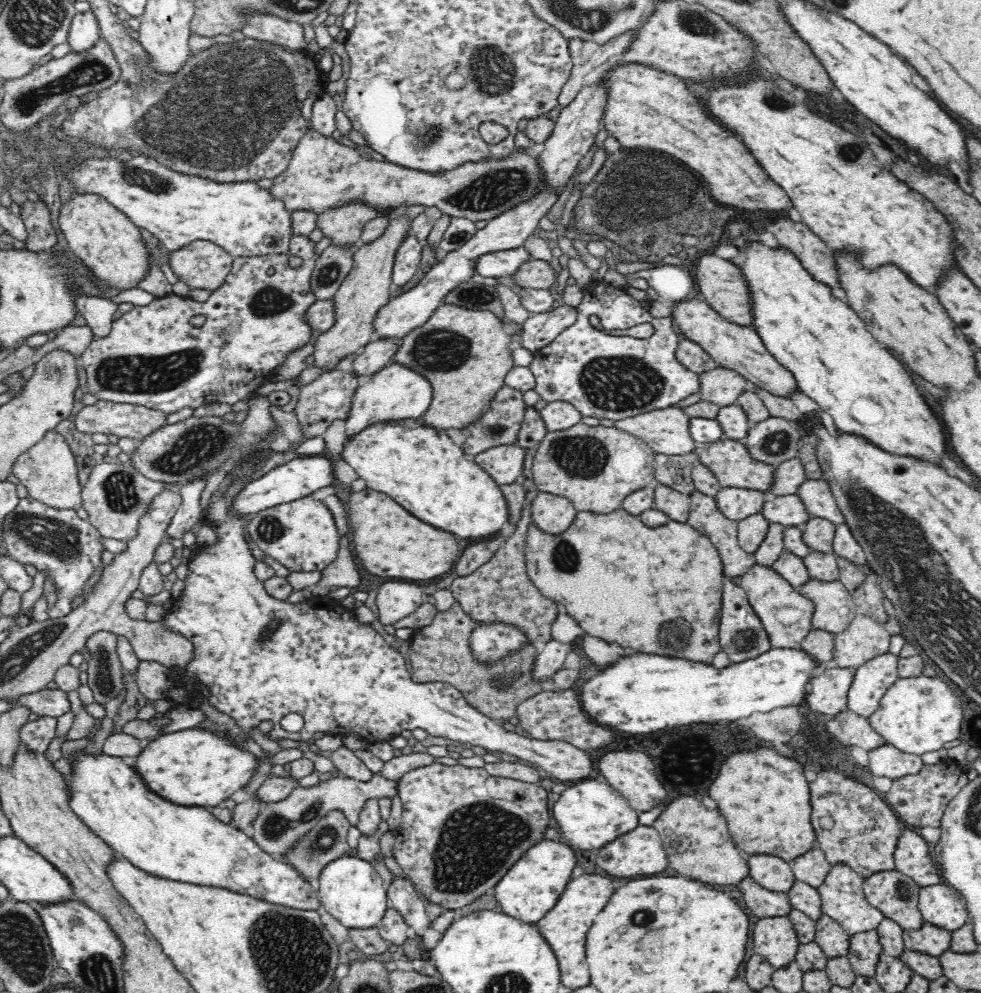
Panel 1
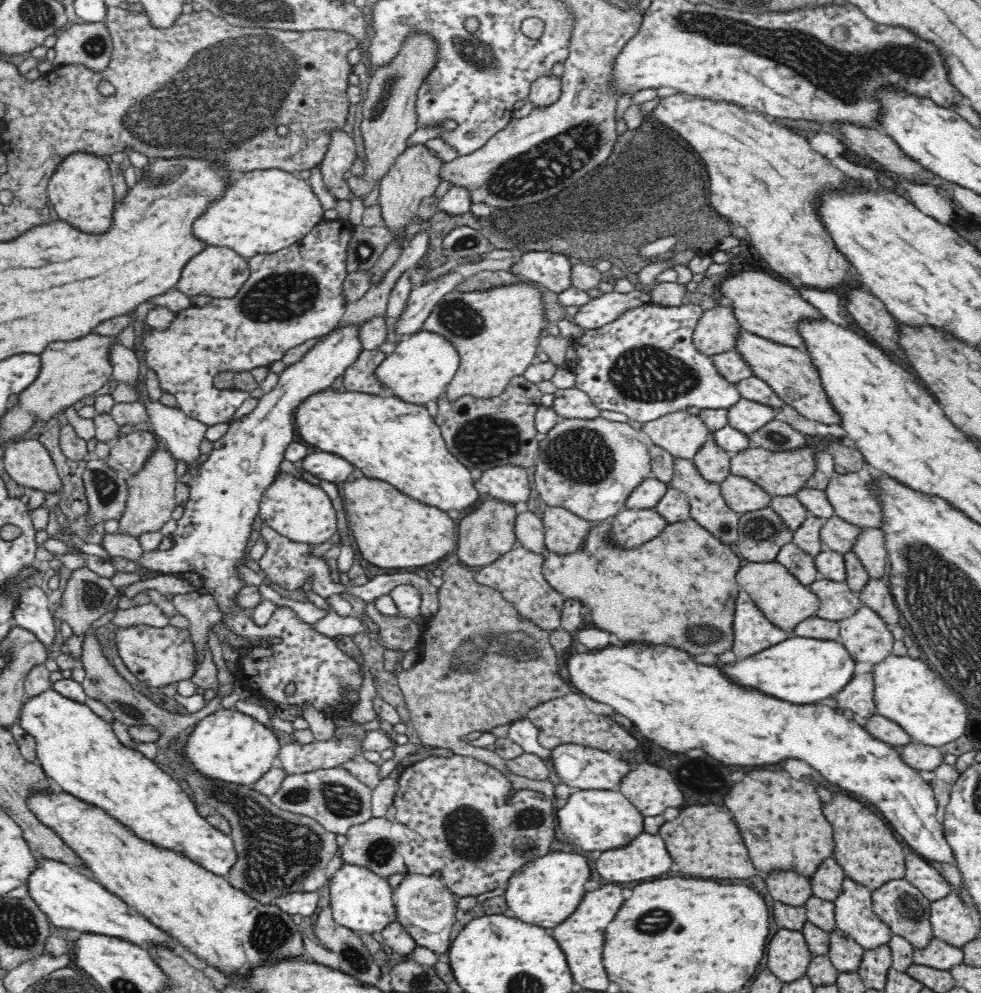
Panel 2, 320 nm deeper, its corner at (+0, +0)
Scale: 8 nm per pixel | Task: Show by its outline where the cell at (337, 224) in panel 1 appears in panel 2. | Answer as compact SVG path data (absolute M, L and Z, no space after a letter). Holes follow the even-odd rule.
M410 34L389 66L378 68L377 74L368 84L367 98L362 105L364 120L360 122L368 165L365 166L362 177L350 177L347 180L356 196L364 198L374 188L374 182L389 172L397 157L407 147L407 140L418 130L418 113L415 112L418 89L427 73L431 72L438 52L439 46L432 35Z

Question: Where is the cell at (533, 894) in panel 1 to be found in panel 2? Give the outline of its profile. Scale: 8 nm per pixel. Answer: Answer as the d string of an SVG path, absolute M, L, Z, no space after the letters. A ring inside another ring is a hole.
M565 850L547 853L546 856L524 864L506 884L505 899L512 916L538 924L542 928L554 928L578 908L582 896L586 894L584 884L590 880L590 868L586 858Z

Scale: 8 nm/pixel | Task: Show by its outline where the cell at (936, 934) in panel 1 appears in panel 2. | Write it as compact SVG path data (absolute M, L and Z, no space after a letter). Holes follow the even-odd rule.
M934 937L926 948L913 950L913 962L949 971L954 965L963 962L963 952L961 948Z

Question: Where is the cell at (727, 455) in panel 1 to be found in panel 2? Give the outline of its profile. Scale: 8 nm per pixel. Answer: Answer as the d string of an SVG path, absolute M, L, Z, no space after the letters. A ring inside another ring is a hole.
M810 443L792 450L772 452L762 447L743 450L731 457L731 474L742 476L762 487L771 497L790 496L800 492L817 467L816 451Z

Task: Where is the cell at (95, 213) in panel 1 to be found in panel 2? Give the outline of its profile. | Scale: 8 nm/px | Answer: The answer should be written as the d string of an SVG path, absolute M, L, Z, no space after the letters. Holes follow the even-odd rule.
M76 152L66 156L57 171L50 176L47 198L58 213L58 218L70 222L74 228L94 234L106 232L112 224L115 202L109 165L102 157L90 153Z

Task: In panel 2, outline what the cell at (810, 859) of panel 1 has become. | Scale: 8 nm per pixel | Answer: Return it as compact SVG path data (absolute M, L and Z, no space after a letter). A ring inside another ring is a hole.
M824 860L818 872L810 878L813 895L833 902L842 890L842 883L846 878L842 866L836 860Z

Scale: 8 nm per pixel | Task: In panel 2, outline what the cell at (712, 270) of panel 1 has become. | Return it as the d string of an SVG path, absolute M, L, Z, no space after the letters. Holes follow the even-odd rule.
M742 271L742 274L724 280L720 292L724 298L732 300L731 308L741 328L775 343L790 345L792 348L804 349L803 339L796 330L798 320L806 320L806 316L814 320L824 318L798 294L798 290L792 288L792 284L780 282L759 271Z

